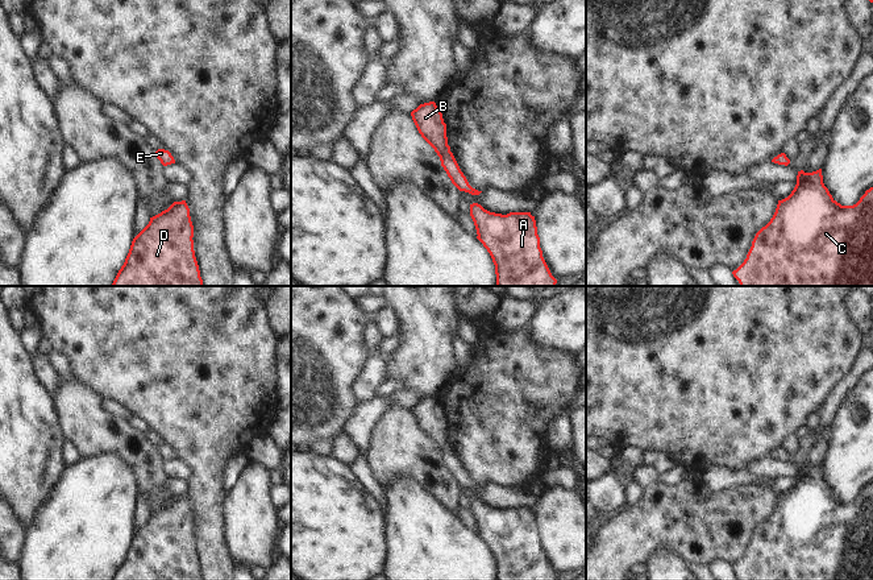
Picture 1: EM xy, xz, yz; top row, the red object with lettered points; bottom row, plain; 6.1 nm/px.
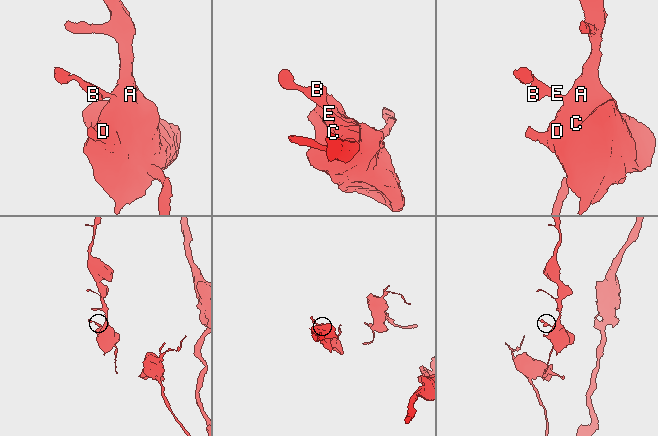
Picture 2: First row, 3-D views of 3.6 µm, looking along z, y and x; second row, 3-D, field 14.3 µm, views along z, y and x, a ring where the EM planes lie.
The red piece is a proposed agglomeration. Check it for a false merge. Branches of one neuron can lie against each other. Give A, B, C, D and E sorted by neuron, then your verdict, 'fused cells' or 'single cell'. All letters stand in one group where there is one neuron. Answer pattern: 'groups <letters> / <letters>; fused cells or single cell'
groups A B C D E; single cell

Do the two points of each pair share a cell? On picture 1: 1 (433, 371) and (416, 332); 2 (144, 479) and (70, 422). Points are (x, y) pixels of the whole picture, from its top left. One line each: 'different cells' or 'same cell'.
1: same cell
2: same cell

